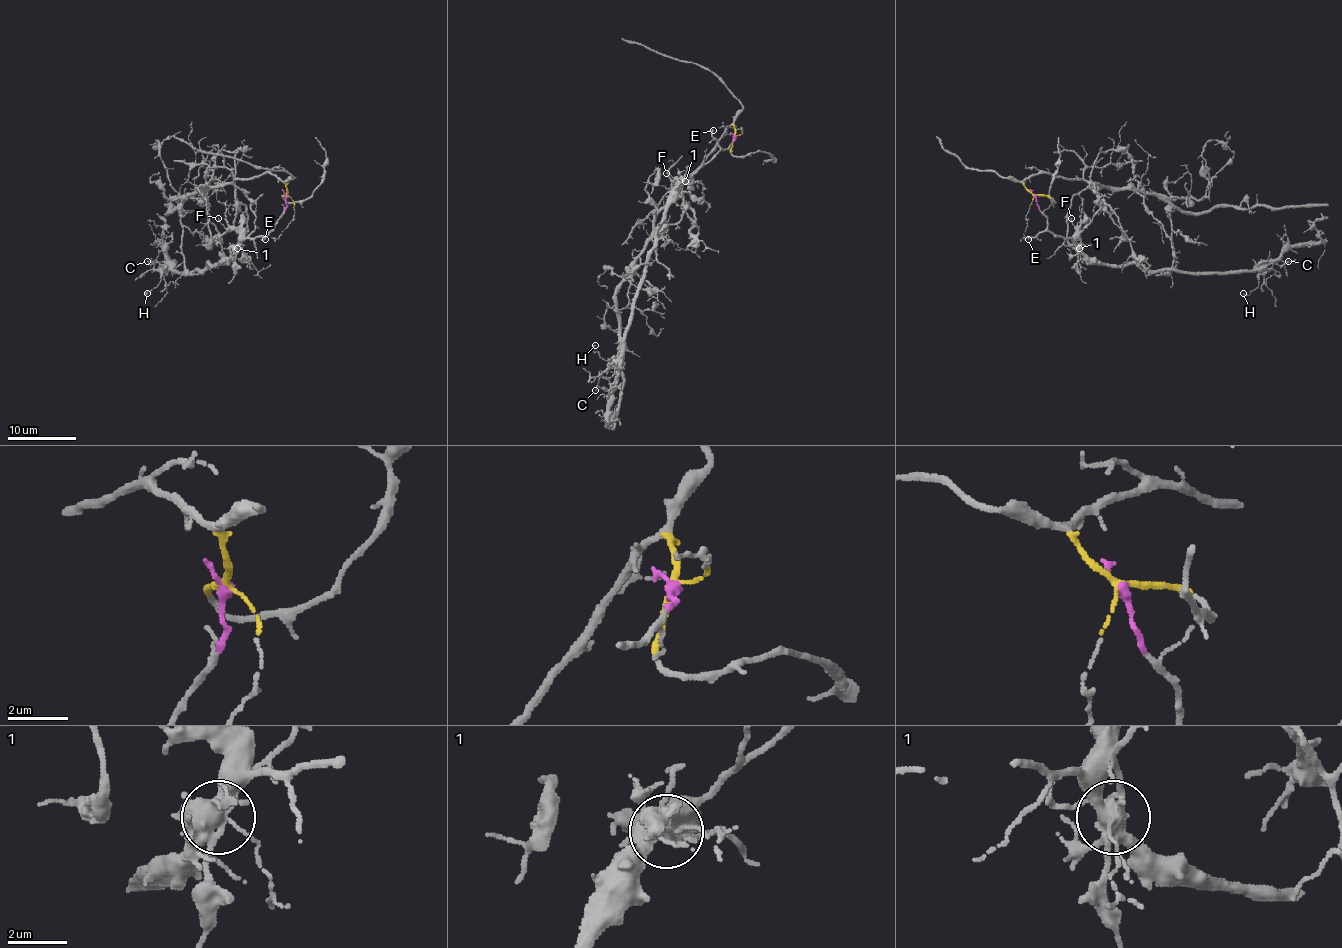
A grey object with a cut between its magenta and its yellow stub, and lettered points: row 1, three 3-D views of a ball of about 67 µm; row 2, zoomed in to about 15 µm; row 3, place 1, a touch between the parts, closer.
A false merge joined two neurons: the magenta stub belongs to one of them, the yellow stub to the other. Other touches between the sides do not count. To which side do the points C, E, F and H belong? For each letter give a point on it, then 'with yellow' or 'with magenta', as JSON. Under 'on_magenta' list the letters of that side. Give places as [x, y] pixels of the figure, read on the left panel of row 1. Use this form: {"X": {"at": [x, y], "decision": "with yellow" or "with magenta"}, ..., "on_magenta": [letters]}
{"C": {"at": [147, 261], "decision": "with magenta"}, "E": {"at": [265, 239], "decision": "with magenta"}, "F": {"at": [218, 218], "decision": "with magenta"}, "H": {"at": [147, 293], "decision": "with magenta"}, "on_magenta": ["C", "E", "F", "H"]}

